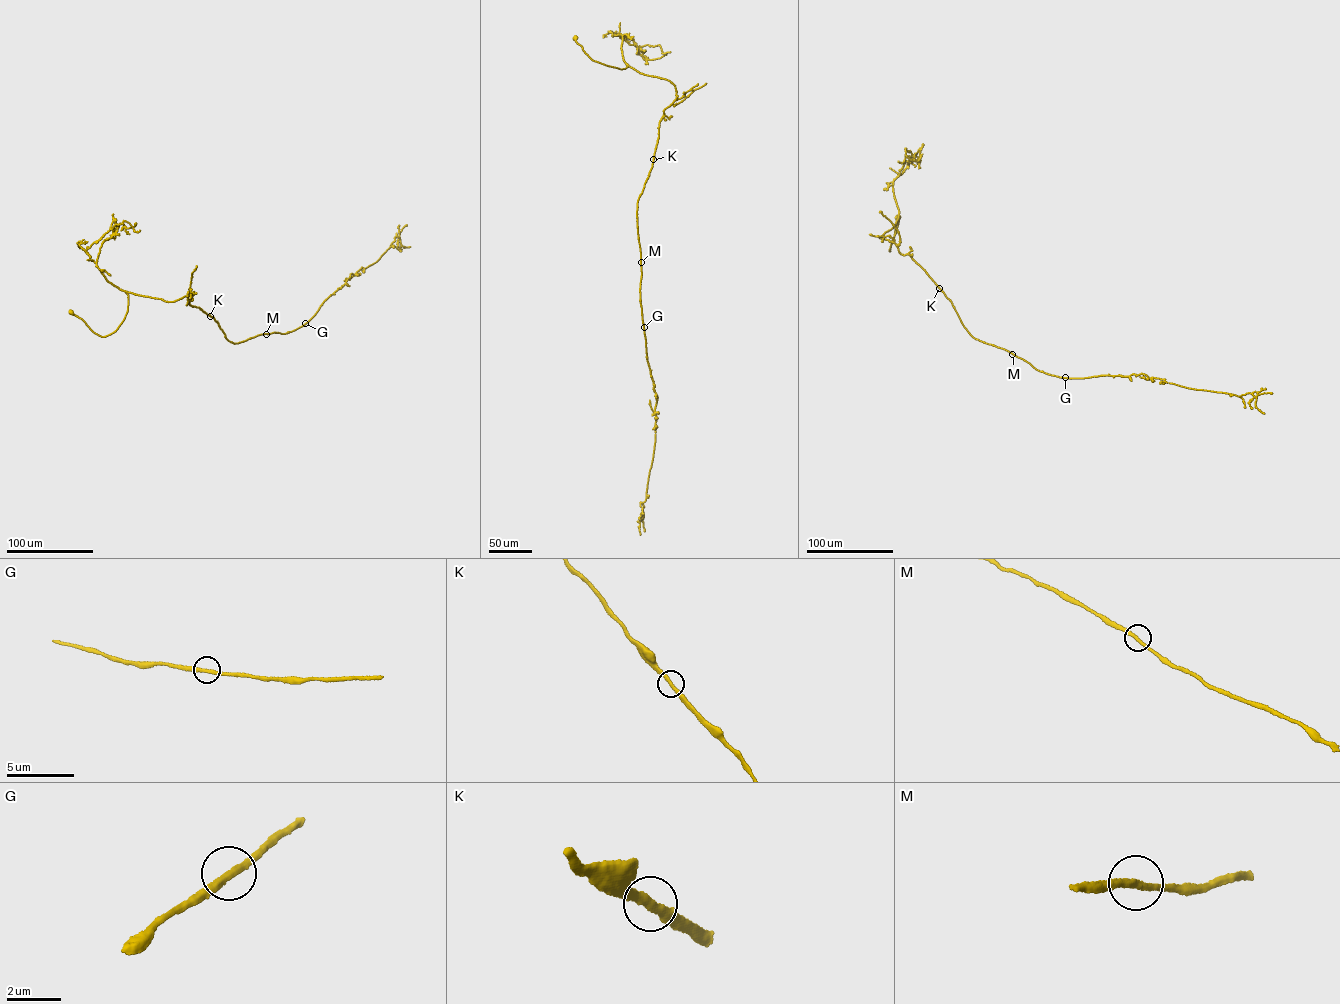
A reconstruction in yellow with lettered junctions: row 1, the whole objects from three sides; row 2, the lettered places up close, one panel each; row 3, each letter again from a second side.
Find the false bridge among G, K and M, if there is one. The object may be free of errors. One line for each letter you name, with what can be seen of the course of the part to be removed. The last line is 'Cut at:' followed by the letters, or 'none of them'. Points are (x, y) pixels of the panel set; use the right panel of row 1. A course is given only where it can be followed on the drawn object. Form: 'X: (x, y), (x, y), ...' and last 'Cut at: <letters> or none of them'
Cut at: none of them

